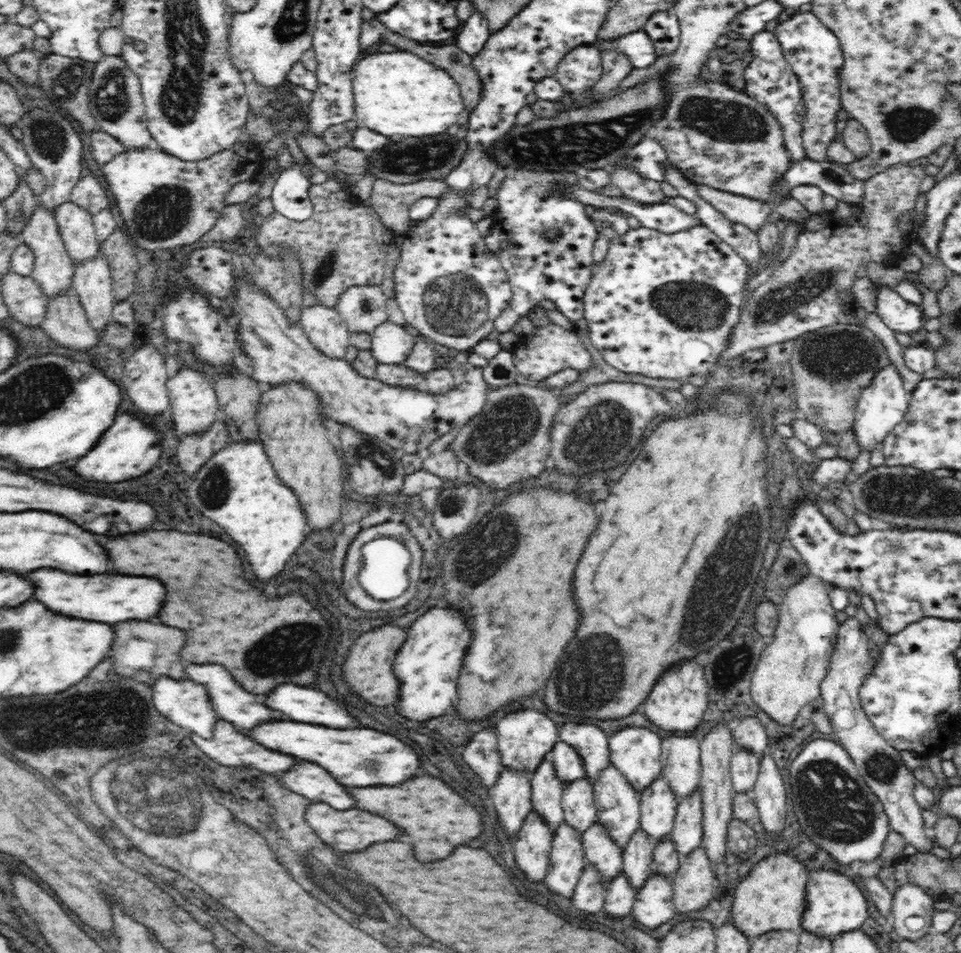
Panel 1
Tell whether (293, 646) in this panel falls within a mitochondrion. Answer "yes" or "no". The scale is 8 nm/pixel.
yes

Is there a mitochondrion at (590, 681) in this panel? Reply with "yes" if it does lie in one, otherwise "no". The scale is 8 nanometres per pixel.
yes

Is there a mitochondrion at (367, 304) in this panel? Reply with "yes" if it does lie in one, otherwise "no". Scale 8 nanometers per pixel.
yes

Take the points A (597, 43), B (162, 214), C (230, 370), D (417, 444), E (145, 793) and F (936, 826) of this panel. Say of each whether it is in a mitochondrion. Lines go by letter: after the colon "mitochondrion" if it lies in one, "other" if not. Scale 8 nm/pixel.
A: other
B: mitochondrion
C: other
D: other
E: mitochondrion
F: other

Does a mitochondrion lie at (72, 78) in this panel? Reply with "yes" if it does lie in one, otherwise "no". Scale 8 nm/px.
yes

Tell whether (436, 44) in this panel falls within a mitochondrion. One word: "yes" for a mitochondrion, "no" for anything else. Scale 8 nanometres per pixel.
no

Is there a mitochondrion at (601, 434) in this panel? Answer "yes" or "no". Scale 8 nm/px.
yes

